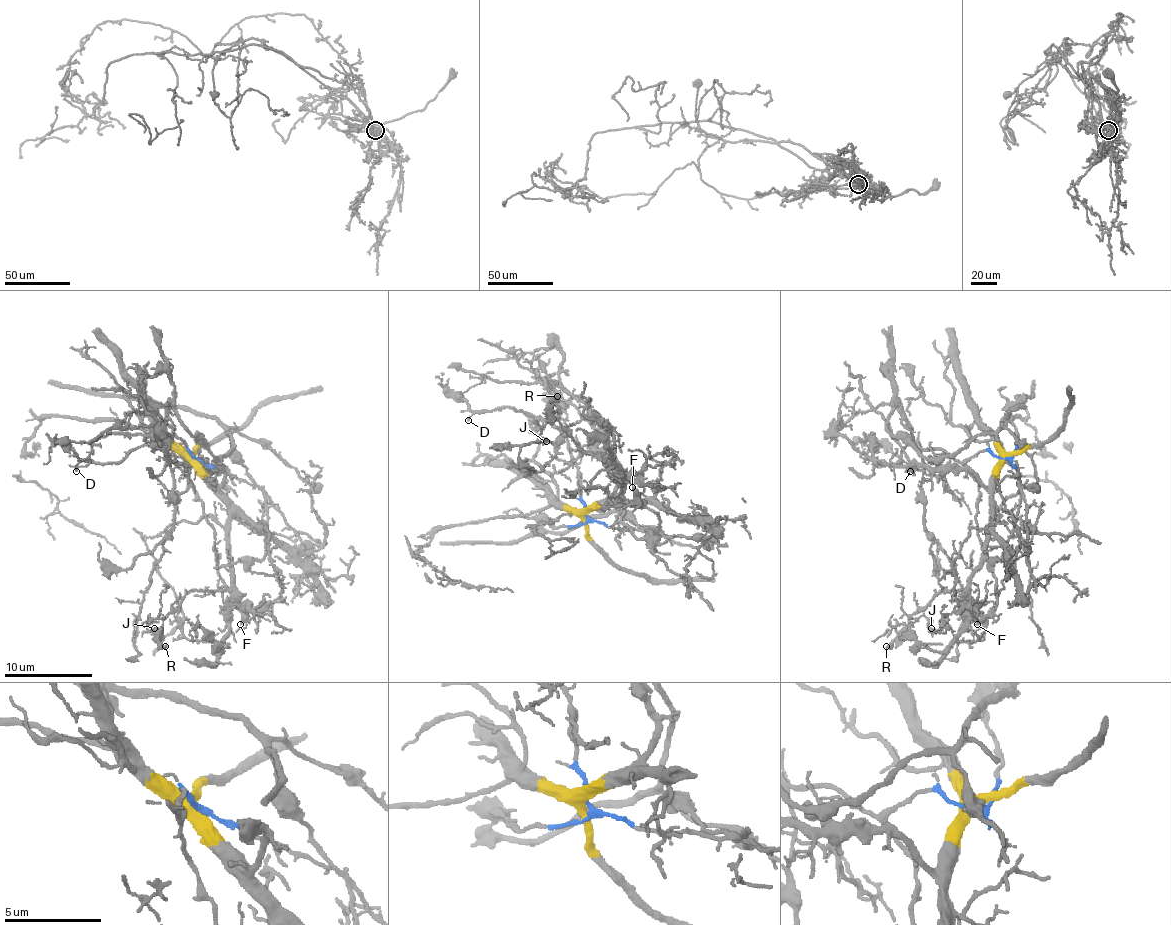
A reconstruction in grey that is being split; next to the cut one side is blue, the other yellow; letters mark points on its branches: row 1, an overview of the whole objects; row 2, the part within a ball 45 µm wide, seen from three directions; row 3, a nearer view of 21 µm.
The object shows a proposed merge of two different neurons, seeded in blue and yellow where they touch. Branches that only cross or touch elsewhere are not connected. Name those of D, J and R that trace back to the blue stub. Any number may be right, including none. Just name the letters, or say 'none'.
D

